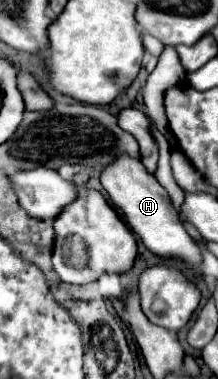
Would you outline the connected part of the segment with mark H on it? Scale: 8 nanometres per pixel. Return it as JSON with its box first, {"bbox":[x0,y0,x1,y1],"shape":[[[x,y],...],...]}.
{"bbox":[101,156,201,268],"shape":[[[121,156],[121,160],[113,160],[113,164],[109,164],[109,168],[103,168],[101,172],[101,186],[109,194],[111,202],[119,210],[123,210],[125,220],[131,226],[131,230],[141,238],[141,242],[153,254],[177,256],[177,258],[187,260],[195,268],[199,268],[201,254],[195,240],[183,228],[183,222],[179,220],[175,206],[171,206],[171,198],[167,190],[155,180],[153,174],[145,172],[139,160],[133,160],[131,156]]]}

